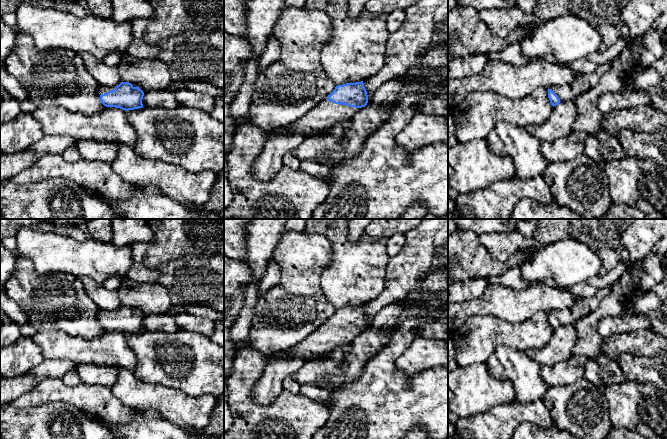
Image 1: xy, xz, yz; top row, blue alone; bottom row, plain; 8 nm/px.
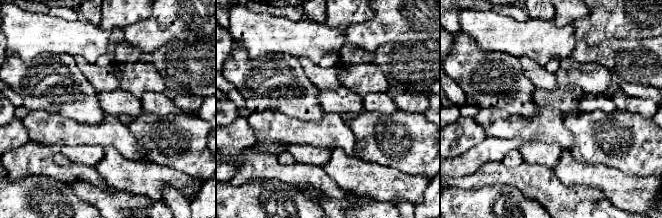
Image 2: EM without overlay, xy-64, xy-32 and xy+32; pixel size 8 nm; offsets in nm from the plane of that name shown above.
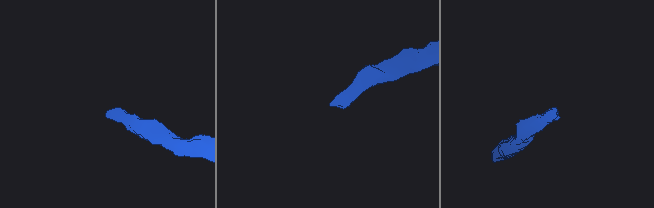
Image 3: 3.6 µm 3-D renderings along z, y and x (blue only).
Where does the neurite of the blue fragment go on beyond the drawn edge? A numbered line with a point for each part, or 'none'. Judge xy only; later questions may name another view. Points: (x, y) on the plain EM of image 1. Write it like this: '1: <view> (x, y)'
1: xy (102, 313)

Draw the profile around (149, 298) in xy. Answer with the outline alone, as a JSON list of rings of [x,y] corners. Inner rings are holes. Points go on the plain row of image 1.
[[[124,277],[118,296],[122,306],[137,308],[144,317],[175,311],[168,291],[158,283],[136,283]]]

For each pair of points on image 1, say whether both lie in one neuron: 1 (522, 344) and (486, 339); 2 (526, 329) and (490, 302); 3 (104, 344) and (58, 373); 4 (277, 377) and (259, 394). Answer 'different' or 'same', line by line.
1: same
2: different
3: different
4: same

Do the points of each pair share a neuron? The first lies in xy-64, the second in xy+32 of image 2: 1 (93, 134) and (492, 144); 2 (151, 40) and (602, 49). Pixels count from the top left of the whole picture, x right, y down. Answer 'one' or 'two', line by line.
1: two
2: two

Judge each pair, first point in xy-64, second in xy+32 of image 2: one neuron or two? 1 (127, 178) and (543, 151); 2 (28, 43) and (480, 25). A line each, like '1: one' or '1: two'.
1: two
2: one

